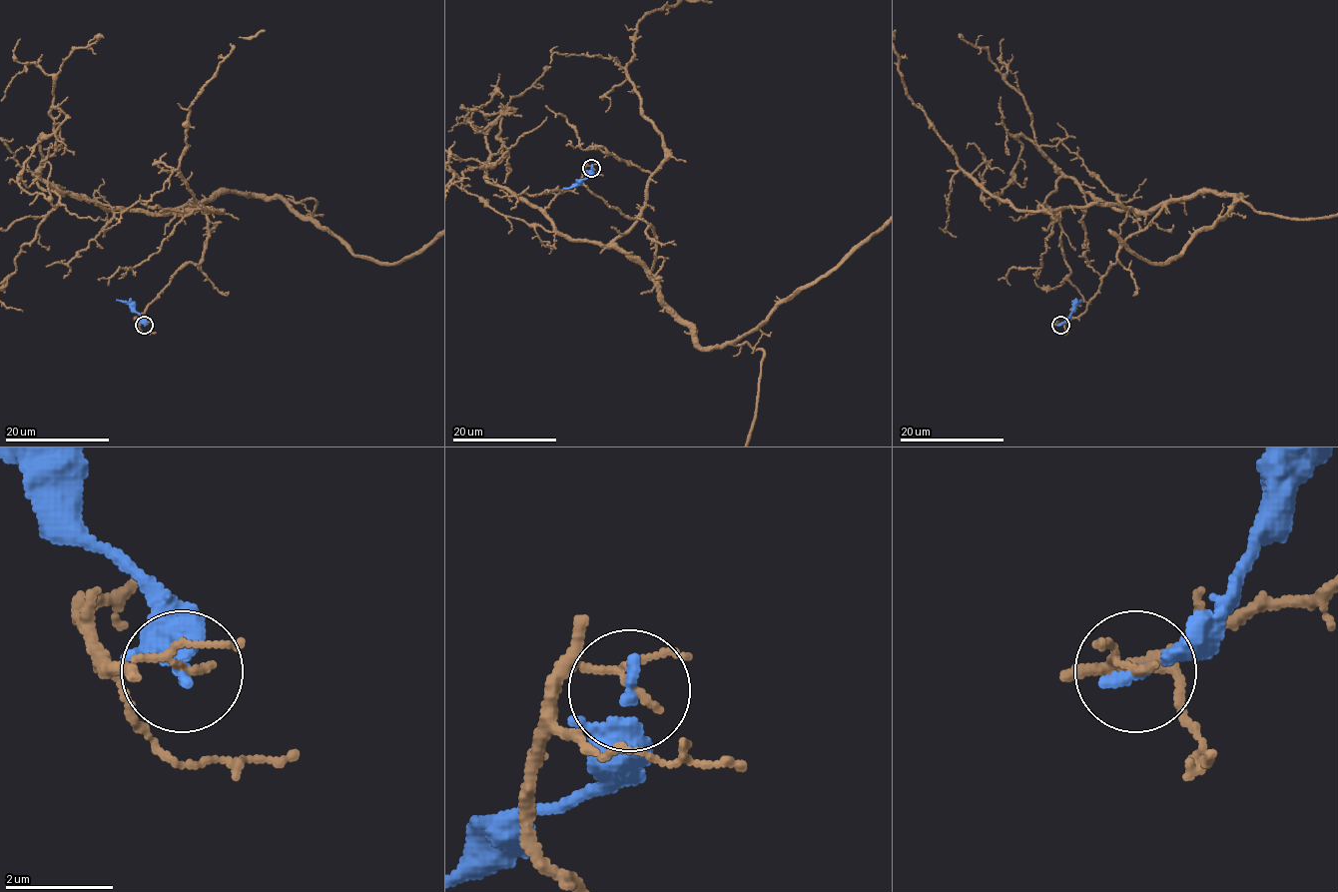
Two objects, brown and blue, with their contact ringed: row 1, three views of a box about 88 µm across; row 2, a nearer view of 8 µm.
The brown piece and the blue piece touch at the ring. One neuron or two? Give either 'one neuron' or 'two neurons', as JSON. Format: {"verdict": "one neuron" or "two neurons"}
{"verdict": "two neurons"}

